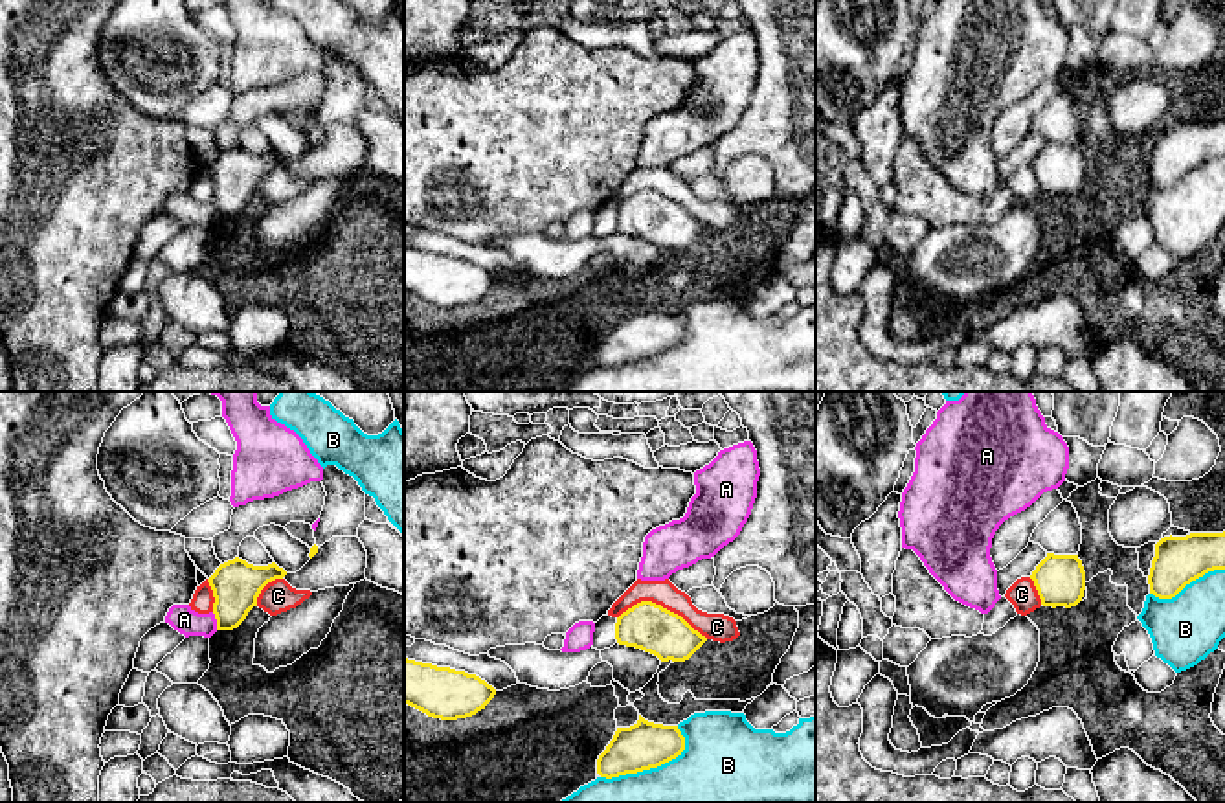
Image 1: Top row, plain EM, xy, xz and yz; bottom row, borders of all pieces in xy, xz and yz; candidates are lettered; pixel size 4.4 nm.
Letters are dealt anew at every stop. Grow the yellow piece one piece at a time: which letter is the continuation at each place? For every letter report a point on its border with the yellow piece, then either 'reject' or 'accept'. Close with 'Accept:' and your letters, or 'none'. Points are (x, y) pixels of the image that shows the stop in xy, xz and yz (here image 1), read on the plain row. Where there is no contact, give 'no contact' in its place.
A: xy (217, 210) | reject
B: xz (647, 357) | reject
C: xz (662, 195) | reject
Accept: none

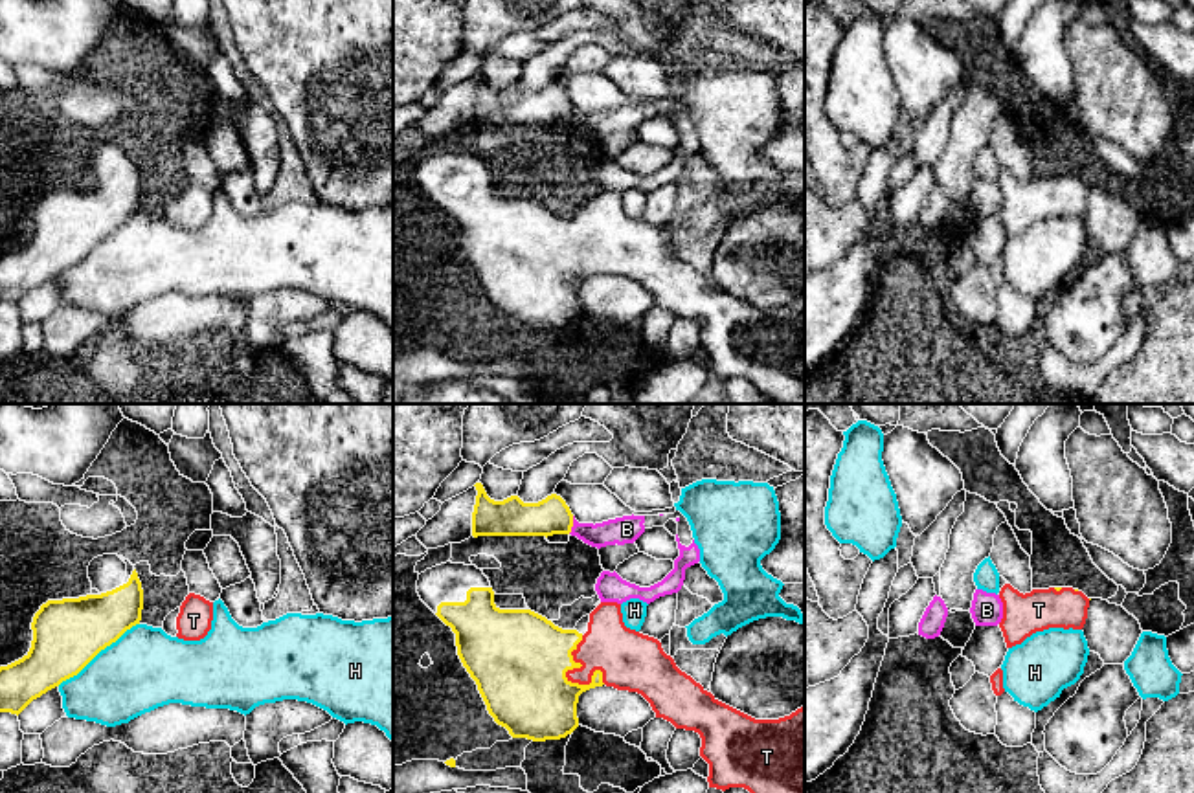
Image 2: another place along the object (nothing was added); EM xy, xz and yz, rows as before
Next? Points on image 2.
B: xz (572, 114) | reject
H: xy (98, 241) | reject
T: xz (566, 267) | accept
Accept: T

